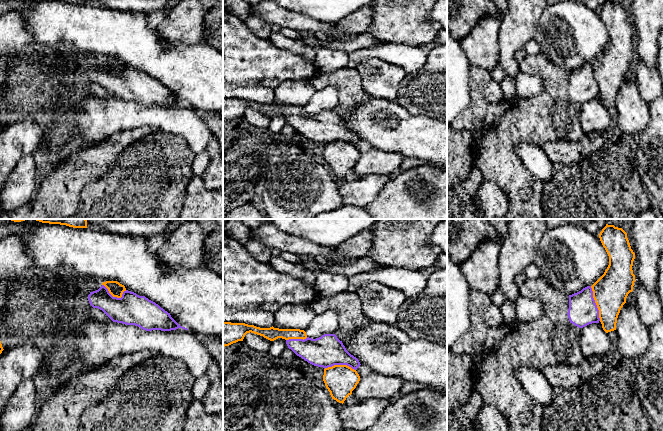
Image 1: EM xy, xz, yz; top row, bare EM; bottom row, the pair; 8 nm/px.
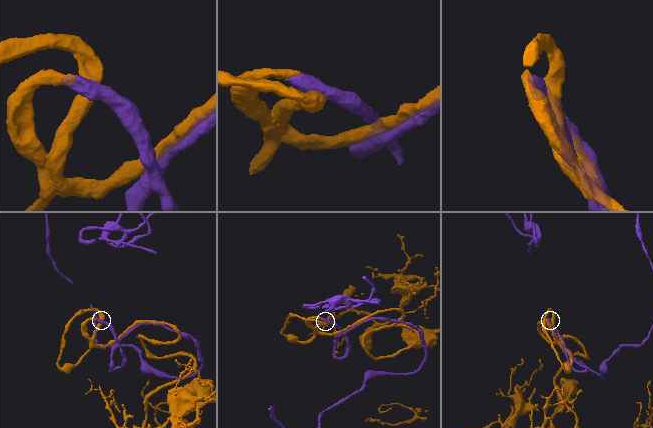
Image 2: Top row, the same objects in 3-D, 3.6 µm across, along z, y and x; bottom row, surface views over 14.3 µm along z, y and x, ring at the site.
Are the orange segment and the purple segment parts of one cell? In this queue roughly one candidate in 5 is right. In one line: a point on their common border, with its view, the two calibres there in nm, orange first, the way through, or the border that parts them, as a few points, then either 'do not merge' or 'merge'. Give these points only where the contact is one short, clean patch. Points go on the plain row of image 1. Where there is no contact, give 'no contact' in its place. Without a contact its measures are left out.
contact yz (595, 78); calibres 280 and 220 nm; merge

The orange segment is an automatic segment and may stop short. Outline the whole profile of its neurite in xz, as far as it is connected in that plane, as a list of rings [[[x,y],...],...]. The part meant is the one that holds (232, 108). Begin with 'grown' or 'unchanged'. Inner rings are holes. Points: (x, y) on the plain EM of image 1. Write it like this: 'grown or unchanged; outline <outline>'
grown; outline [[[223,98],[223,123],[229,122],[238,117],[243,117],[247,109],[254,109],[264,114],[274,117],[278,114],[286,116],[286,120],[297,132],[301,133],[308,139],[324,144],[323,157],[330,168],[332,175],[339,179],[344,179],[346,174],[352,170],[360,157],[360,152],[356,145],[361,141],[359,136],[351,131],[335,110],[324,110],[319,114],[312,115],[306,111],[304,106],[300,105],[279,105],[260,104],[245,99]]]

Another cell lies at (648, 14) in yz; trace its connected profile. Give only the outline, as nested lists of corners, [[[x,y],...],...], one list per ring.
[[[633,0],[631,10],[638,37],[635,58],[656,68],[658,34],[663,29],[663,0]]]

